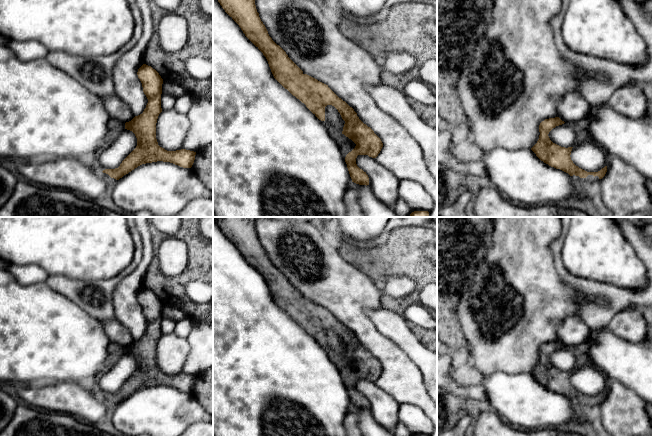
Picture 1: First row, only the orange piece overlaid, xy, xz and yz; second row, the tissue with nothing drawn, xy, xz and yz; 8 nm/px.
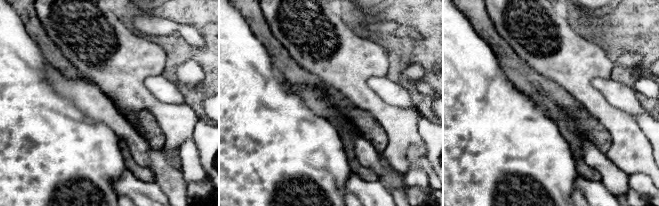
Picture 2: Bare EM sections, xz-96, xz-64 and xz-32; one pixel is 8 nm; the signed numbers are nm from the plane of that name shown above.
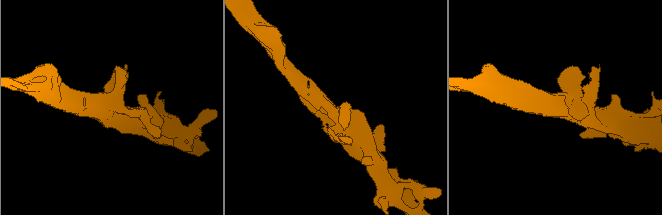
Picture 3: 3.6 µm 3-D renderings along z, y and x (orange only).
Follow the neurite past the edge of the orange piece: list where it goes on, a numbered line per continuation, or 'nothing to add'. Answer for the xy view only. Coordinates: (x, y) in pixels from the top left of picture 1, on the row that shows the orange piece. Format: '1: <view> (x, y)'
1: xy (115, 127)

